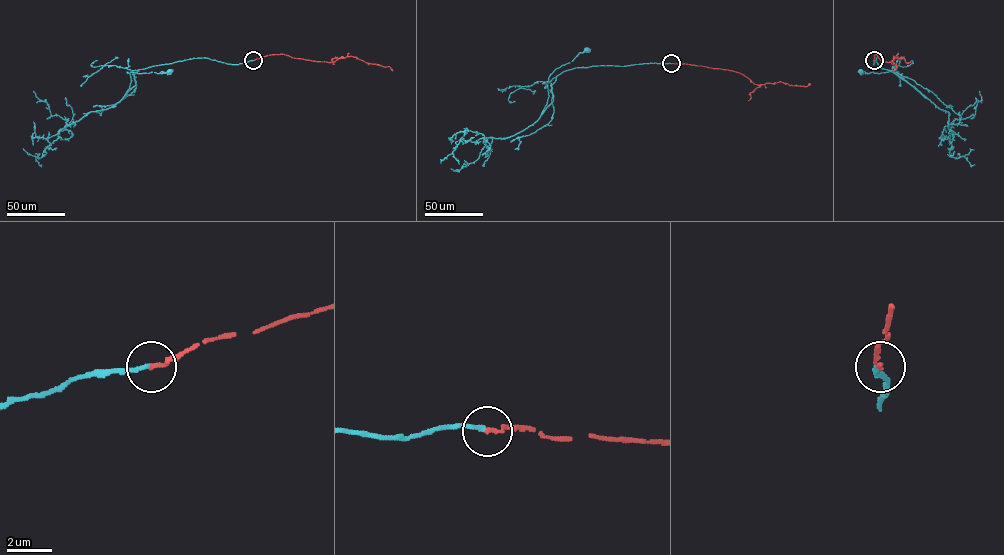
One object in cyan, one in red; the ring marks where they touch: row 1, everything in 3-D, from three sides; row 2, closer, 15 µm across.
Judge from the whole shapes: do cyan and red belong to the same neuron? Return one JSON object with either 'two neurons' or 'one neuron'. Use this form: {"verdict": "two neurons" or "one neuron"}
{"verdict": "one neuron"}

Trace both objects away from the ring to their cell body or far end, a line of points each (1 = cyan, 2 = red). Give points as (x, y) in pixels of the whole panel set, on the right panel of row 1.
1: (874, 60), (873, 65), (877, 57), (881, 67), (892, 71), (925, 97), (892, 72), (861, 71)
2: (874, 60), (876, 54), (881, 61), (888, 62), (894, 56), (892, 60), (897, 66), (894, 70)

